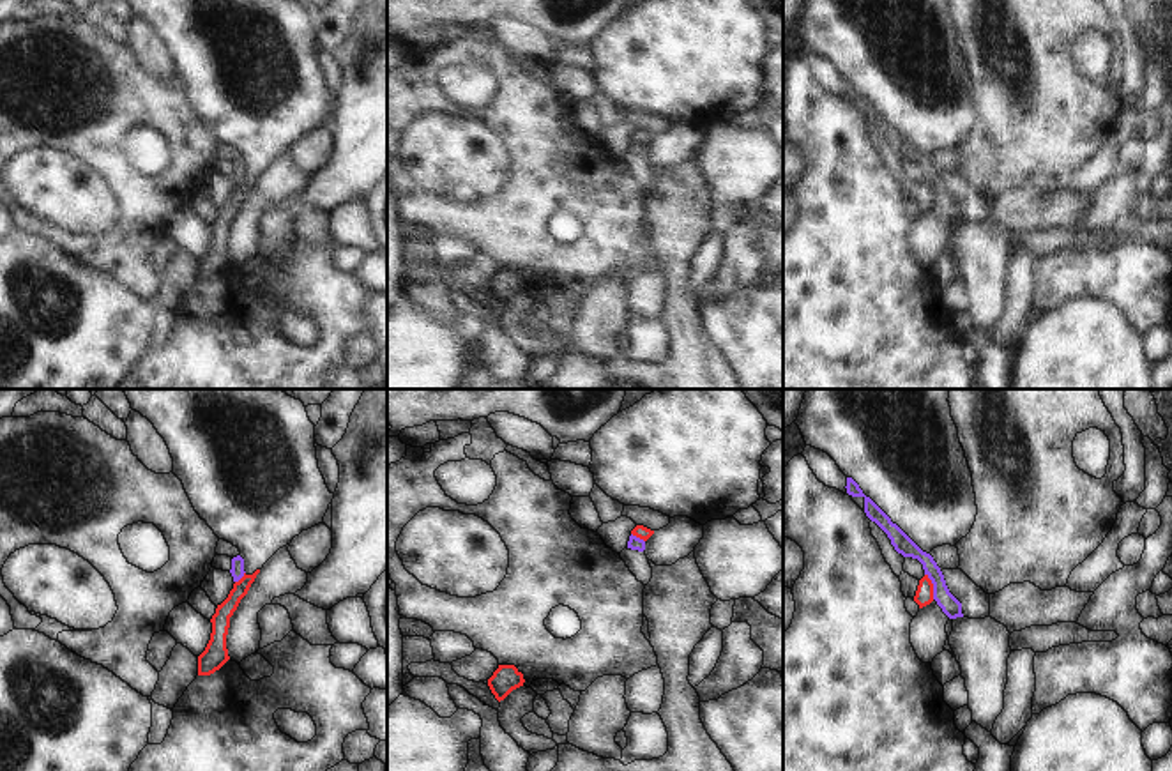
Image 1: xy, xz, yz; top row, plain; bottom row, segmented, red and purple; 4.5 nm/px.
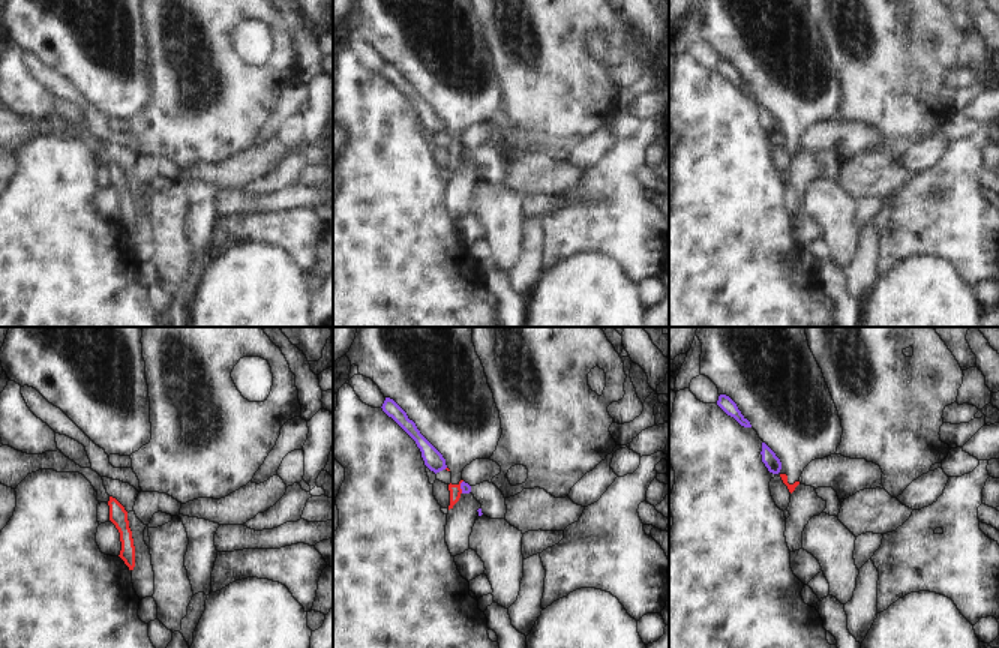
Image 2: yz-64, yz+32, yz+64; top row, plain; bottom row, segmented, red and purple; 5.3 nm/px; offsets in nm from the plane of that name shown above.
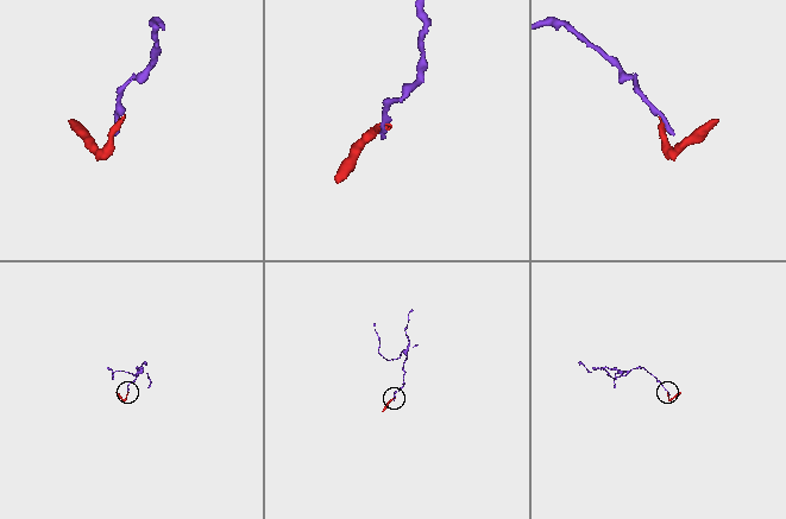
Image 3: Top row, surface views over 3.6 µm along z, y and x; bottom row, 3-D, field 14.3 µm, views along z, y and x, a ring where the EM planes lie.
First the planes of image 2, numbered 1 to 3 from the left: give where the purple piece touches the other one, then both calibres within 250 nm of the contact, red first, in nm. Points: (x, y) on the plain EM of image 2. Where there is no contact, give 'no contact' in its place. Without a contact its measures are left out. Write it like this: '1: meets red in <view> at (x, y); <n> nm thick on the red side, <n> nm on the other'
1: no contact
2: meets red in yz+32 at (459, 150); 60 nm thick on the red side, 50 nm on the other
3: no contact

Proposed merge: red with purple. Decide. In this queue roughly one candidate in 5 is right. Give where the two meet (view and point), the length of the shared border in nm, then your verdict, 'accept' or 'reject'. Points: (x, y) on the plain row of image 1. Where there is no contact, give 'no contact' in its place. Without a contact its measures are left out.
yz (932, 190) | 130 nm | reject

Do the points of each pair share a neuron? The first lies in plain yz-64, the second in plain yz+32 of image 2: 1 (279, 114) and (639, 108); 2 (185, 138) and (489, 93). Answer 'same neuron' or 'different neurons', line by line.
1: different neurons
2: different neurons

